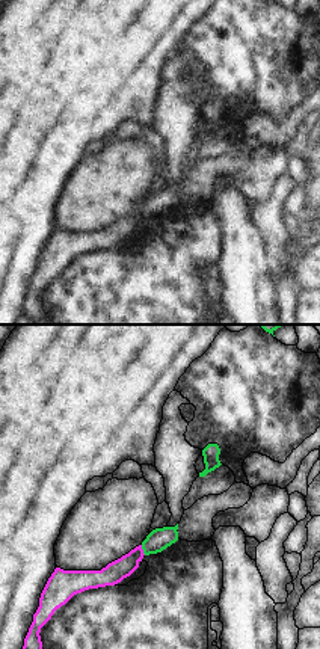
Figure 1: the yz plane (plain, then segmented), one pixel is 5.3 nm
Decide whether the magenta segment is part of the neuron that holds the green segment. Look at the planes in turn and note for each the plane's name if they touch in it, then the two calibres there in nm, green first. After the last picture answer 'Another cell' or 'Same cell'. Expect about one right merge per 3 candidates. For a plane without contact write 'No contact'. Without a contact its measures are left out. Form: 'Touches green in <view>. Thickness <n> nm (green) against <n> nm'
Touches green in yz. Thickness 120 nm (green) against 110 nm

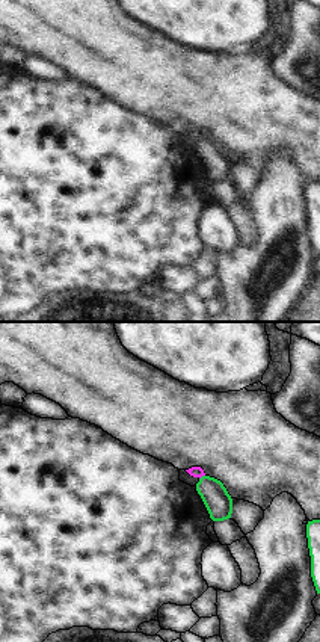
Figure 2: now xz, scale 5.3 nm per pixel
Touches green in xz. Thickness 140 nm (green) against 60 nm

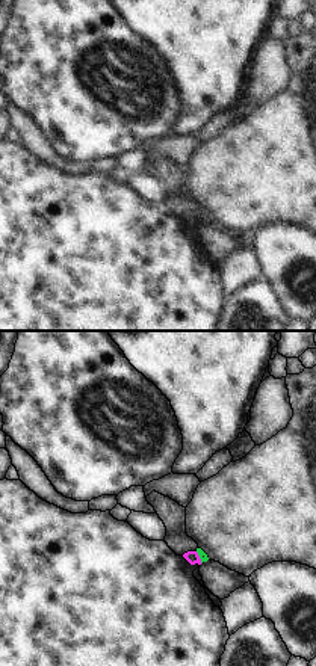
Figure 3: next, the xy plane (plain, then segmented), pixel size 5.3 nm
Touches green in xy. Thickness 50 nm (green) against 70 nm

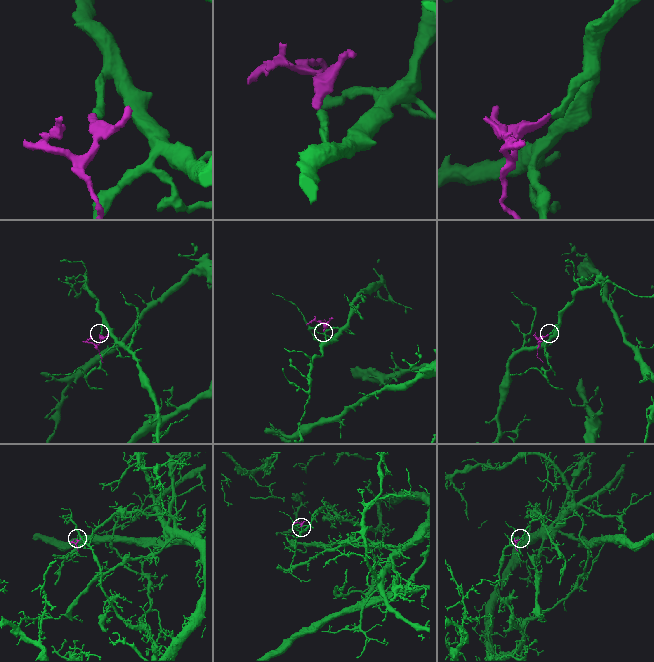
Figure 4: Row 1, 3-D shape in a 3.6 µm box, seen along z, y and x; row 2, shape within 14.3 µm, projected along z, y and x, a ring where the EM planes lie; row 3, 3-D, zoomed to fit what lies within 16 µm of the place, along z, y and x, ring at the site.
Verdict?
Another cell

